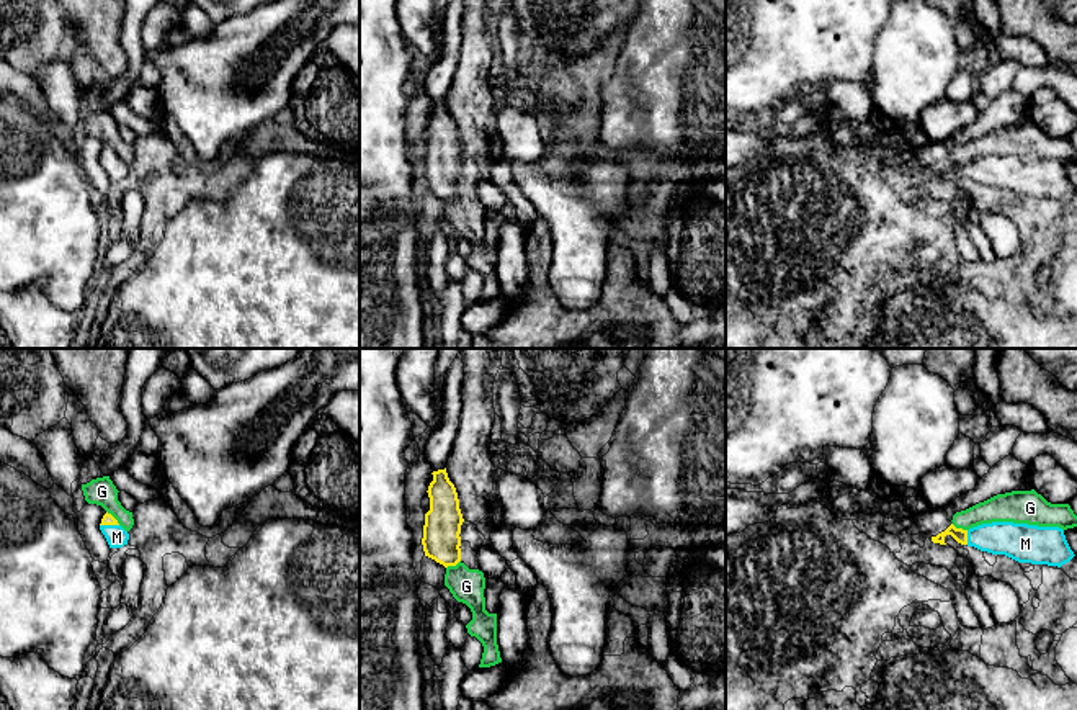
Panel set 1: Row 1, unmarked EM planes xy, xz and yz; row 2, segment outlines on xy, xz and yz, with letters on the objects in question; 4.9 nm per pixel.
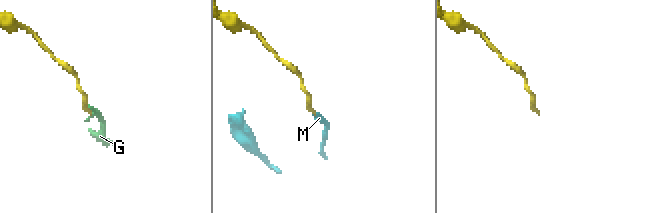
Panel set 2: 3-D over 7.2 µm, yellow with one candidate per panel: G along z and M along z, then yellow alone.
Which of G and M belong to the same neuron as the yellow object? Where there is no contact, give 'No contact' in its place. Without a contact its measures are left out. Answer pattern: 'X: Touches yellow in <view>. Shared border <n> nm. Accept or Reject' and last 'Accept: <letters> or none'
G: Touches yellow in yz. Shared border 90 nm. Reject
M: Touches yellow in yz. Shared border 70 nm. Accept
Accept: M

